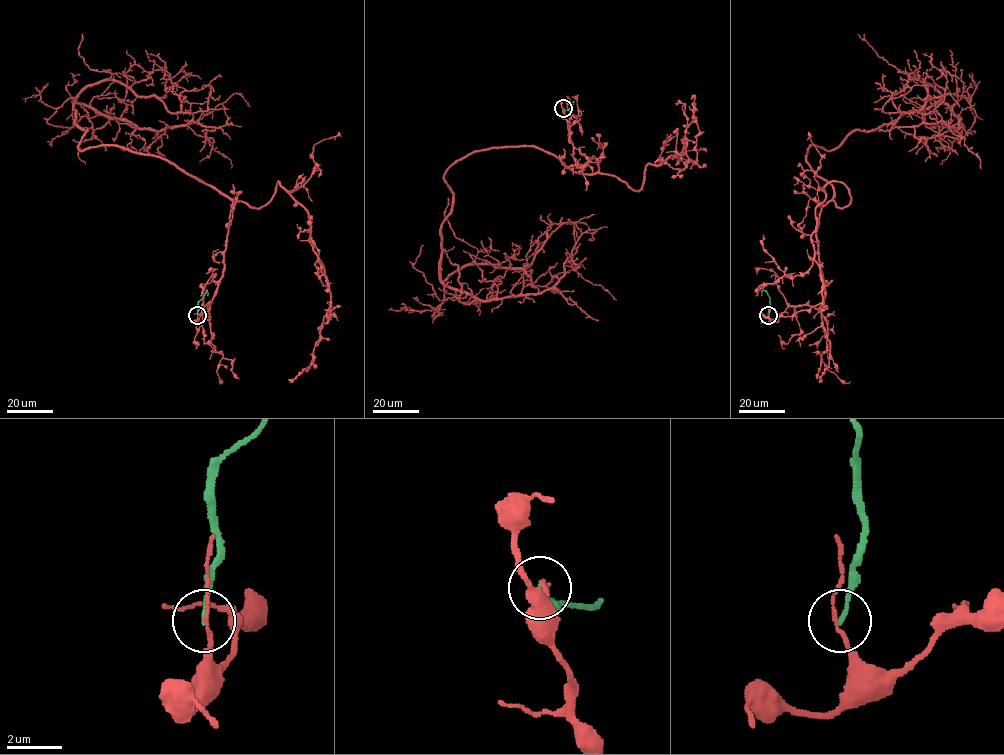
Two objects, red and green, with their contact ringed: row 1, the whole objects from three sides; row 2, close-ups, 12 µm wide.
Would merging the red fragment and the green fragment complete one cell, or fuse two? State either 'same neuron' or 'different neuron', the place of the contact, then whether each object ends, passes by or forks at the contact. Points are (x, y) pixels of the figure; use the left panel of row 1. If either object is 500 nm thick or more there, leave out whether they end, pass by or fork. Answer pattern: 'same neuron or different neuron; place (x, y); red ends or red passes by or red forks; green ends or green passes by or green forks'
different neuron; place (197, 315); red passes by; green ends

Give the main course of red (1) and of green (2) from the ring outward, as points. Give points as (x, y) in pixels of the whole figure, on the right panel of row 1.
1: (768, 315), (824, 296), (834, 196), (807, 151), (937, 104), (924, 80), (919, 110), (882, 111), (928, 86)
2: (768, 315), (770, 298), (764, 290), (761, 295)

